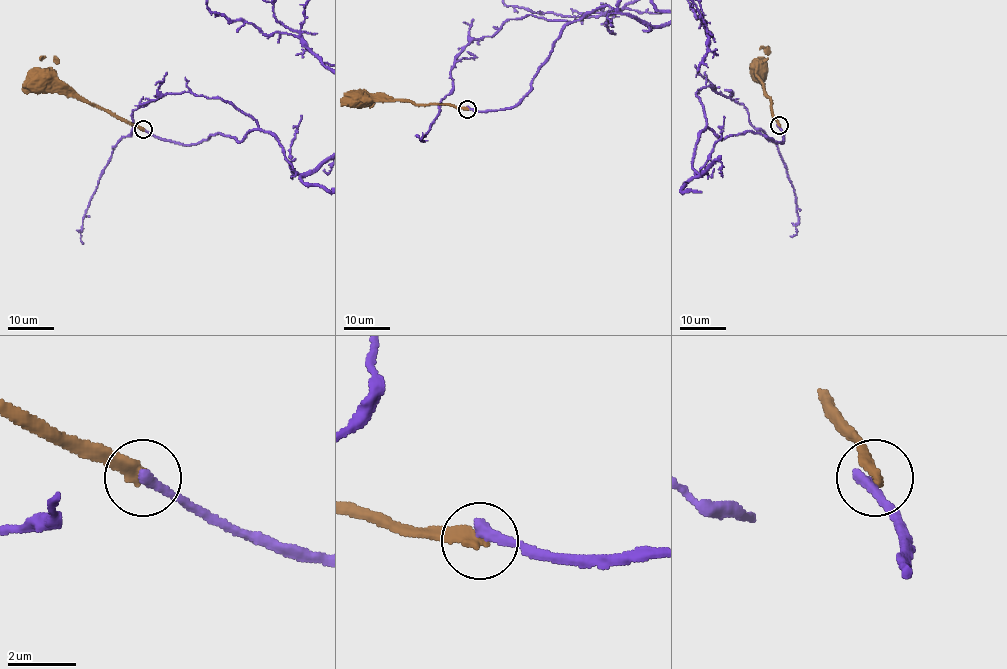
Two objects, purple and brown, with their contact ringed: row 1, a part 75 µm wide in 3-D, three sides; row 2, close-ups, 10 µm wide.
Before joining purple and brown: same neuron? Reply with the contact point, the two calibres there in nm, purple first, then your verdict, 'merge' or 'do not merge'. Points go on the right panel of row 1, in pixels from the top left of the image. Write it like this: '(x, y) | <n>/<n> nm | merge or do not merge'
(779, 125) | 340/420 nm | do not merge

